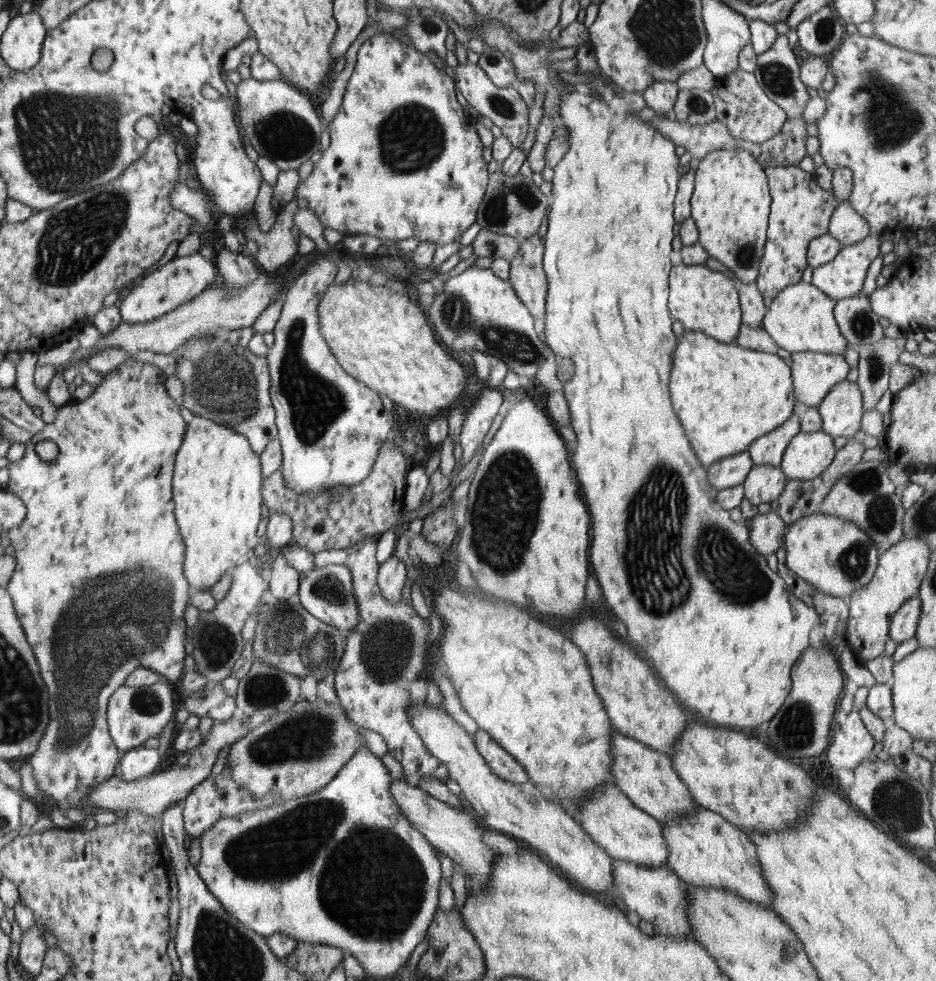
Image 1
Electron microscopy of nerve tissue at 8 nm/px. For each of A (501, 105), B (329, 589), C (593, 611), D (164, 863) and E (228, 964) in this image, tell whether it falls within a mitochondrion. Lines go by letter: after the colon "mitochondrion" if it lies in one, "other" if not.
A: mitochondrion
B: mitochondrion
C: other
D: other
E: mitochondrion

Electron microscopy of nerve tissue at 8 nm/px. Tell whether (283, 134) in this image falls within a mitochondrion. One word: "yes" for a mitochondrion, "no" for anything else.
yes

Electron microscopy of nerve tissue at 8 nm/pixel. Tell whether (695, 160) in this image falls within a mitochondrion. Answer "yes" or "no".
no

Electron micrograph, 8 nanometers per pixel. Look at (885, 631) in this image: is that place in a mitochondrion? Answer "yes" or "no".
no

